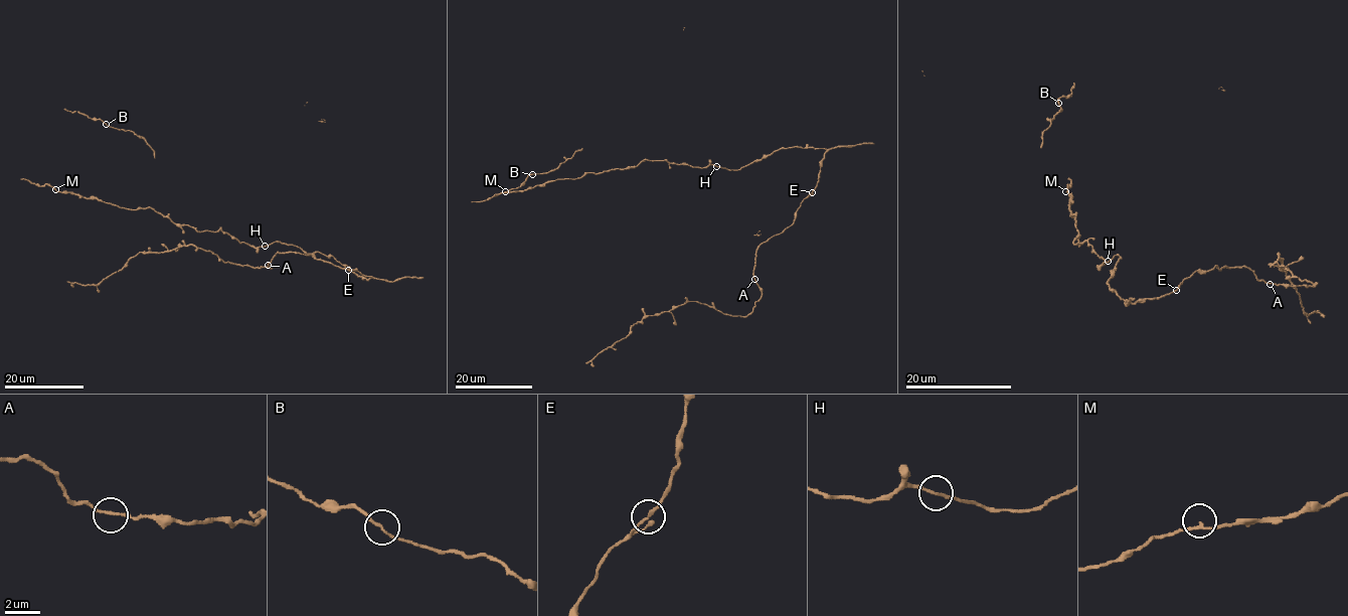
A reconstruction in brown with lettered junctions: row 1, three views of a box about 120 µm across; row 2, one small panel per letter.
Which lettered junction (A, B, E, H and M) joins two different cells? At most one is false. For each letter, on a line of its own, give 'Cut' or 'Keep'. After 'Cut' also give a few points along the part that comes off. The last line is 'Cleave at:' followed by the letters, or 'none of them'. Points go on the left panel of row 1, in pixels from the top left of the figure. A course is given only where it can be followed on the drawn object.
A: Keep
B: Keep
E: Keep
H: Keep
M: Keep
Cleave at: none of them

